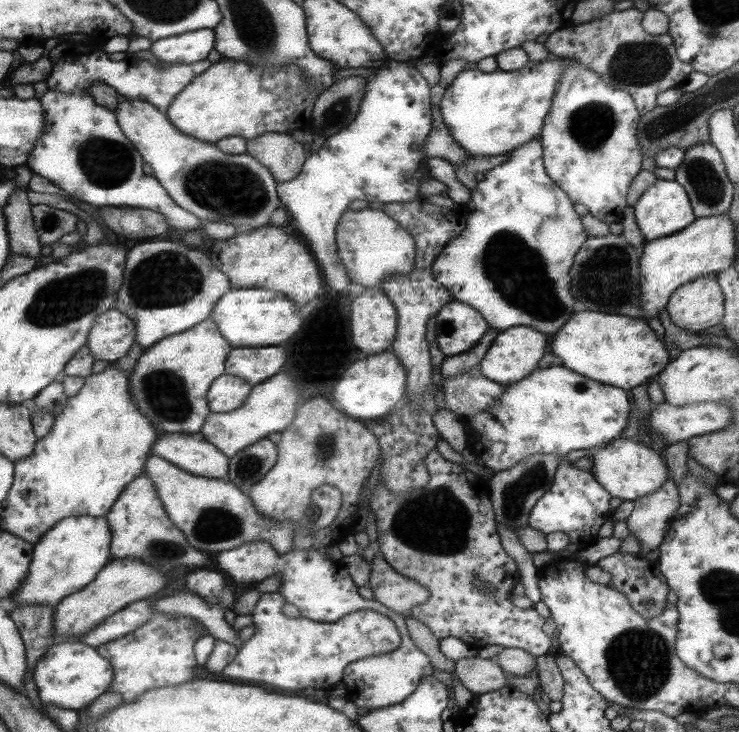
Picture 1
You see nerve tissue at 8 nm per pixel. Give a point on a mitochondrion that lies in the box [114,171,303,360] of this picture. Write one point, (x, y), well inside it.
(152, 290)

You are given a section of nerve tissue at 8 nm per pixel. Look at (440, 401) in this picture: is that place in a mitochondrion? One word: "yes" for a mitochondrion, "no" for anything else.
no

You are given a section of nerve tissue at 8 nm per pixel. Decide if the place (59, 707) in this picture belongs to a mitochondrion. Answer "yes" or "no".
no

